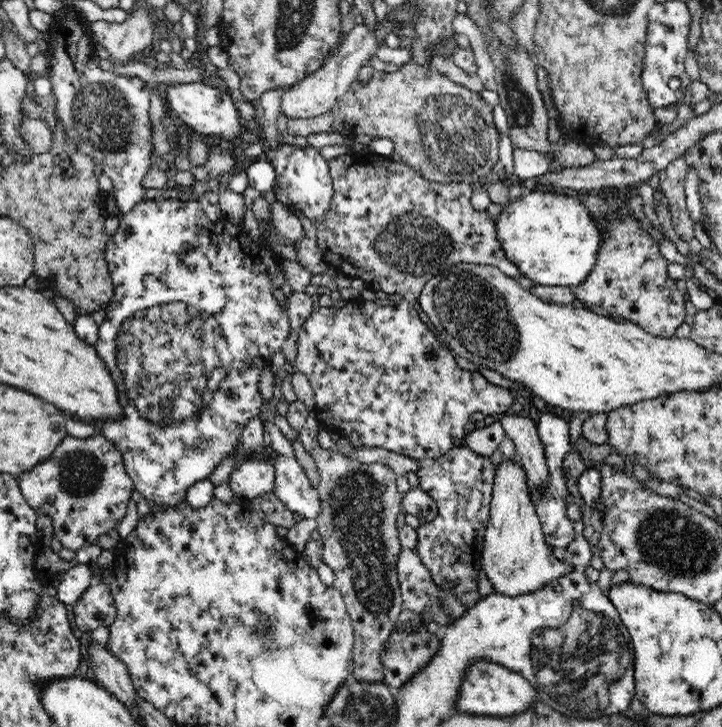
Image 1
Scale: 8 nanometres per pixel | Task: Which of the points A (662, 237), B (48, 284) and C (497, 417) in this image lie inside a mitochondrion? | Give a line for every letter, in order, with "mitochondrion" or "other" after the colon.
A: other
B: other
C: other

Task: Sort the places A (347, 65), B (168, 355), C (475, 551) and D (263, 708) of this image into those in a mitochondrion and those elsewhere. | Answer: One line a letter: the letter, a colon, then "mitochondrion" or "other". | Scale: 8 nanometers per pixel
A: other
B: mitochondrion
C: other
D: other

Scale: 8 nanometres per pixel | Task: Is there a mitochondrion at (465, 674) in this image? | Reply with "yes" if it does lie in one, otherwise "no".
no

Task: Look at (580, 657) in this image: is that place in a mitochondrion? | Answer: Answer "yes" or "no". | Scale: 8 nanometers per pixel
yes

